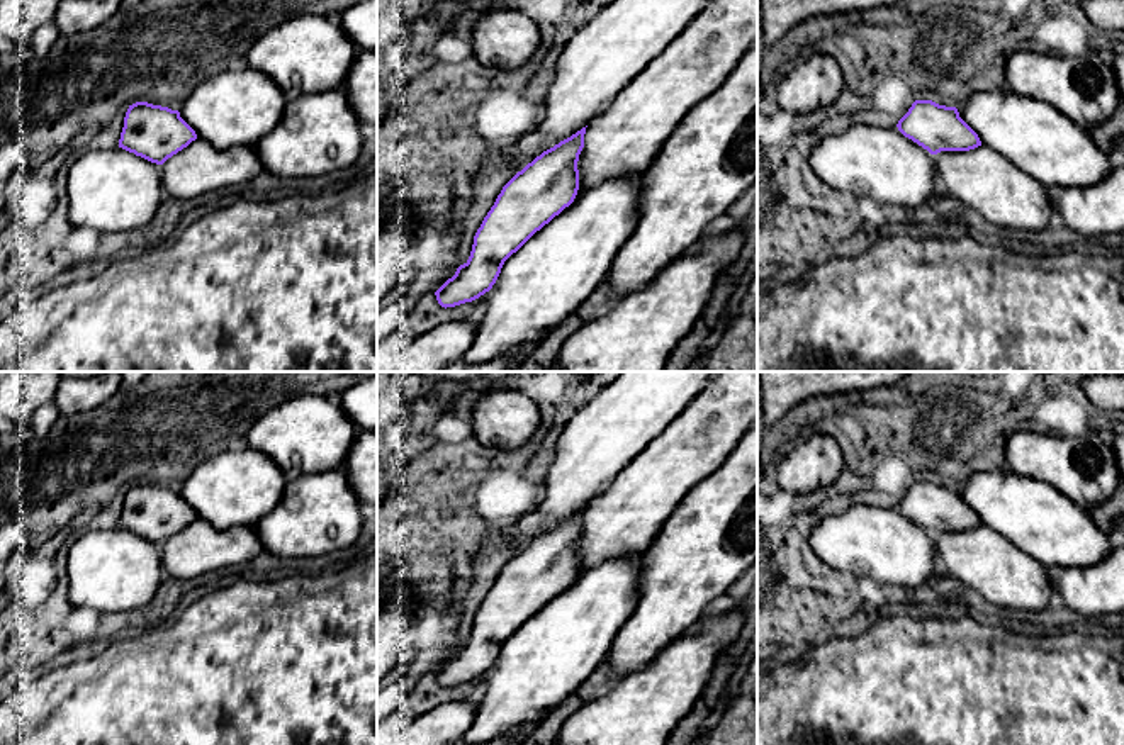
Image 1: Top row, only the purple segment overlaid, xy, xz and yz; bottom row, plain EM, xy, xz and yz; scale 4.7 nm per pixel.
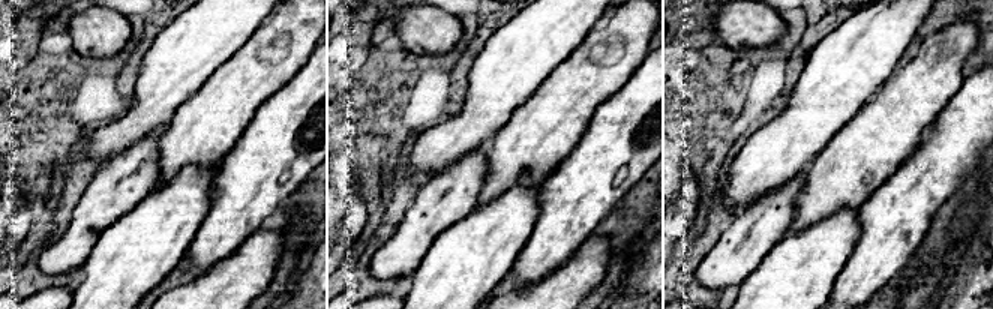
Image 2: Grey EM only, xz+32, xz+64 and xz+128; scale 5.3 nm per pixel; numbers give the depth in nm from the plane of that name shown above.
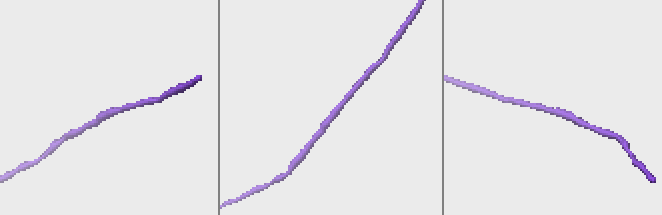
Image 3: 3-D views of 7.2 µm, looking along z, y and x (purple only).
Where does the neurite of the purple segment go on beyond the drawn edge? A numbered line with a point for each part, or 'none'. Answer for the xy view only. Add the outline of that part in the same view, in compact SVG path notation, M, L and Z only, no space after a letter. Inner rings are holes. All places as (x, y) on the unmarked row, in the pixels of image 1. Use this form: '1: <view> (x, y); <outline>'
1: xy (199, 548); M197 518L161 545L165 575L173 582L246 565L263 552L253 526L216 528Z

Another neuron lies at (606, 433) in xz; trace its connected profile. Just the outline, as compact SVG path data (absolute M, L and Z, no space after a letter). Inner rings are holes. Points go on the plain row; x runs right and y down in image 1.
M618 372L604 390L586 402L565 423L559 436L555 458L545 475L542 487L543 496L538 507L508 528L494 529L492 541L511 543L516 552L521 552L543 531L586 507L593 499L601 496L615 477L703 390L715 373L717 372Z

